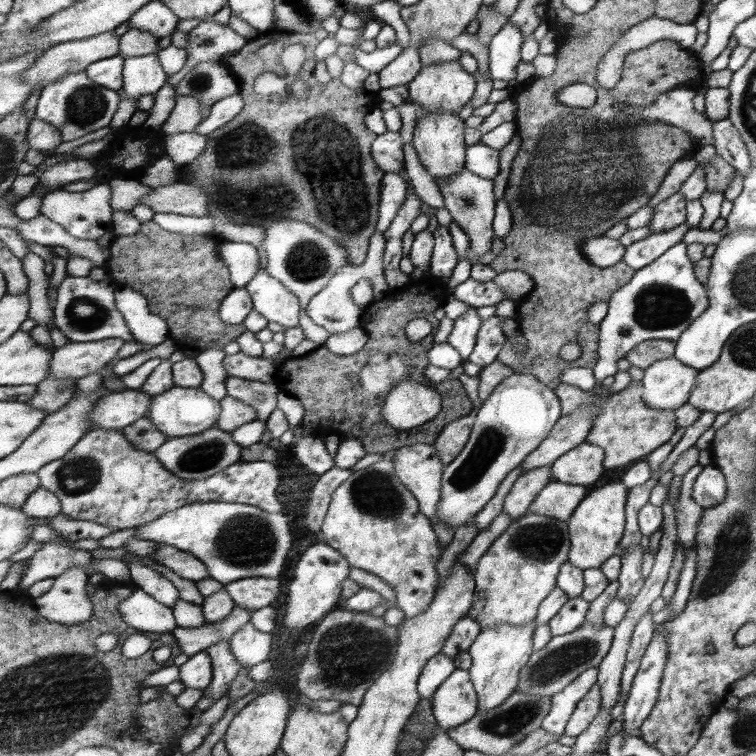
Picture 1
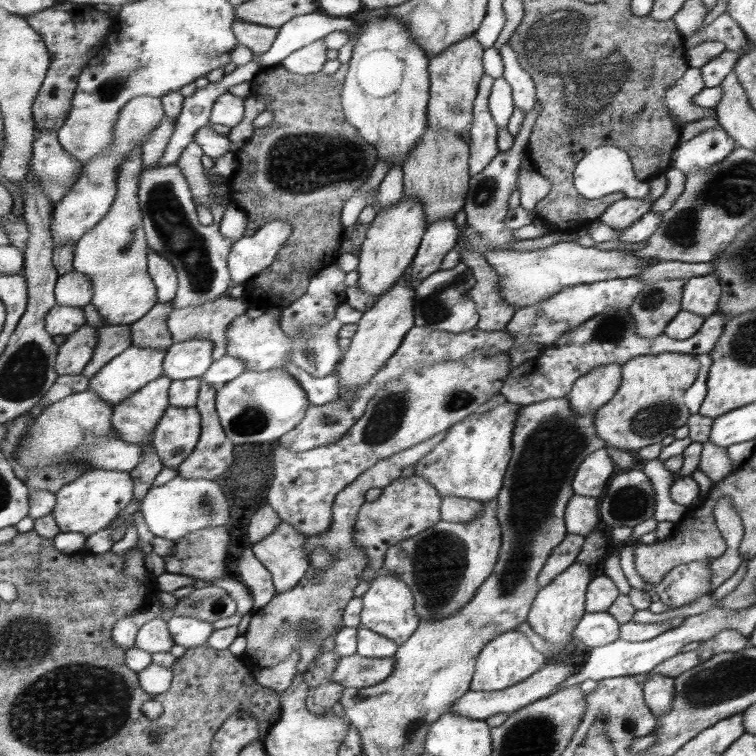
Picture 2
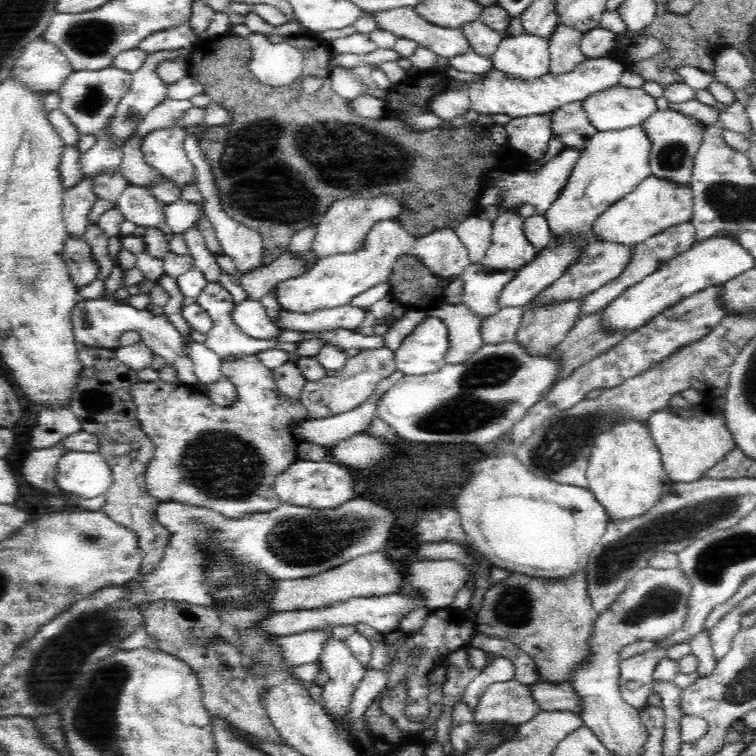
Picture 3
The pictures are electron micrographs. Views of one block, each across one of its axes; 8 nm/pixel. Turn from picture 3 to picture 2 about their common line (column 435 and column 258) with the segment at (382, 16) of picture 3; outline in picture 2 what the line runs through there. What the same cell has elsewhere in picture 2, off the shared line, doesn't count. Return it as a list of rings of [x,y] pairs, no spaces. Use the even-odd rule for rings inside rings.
[[[235,20],[233,31],[240,44],[251,48],[253,53],[267,53],[272,49],[279,28],[270,28],[269,26],[260,26],[244,20]]]

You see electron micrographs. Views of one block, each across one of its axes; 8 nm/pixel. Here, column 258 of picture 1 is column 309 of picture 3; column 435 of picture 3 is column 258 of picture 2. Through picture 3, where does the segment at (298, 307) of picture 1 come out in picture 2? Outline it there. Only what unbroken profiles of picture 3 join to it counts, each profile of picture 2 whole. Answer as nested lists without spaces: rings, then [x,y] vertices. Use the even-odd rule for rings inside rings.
[[[277,220],[265,224],[253,237],[235,243],[228,258],[234,284],[244,284],[276,262],[293,230],[289,222]]]

